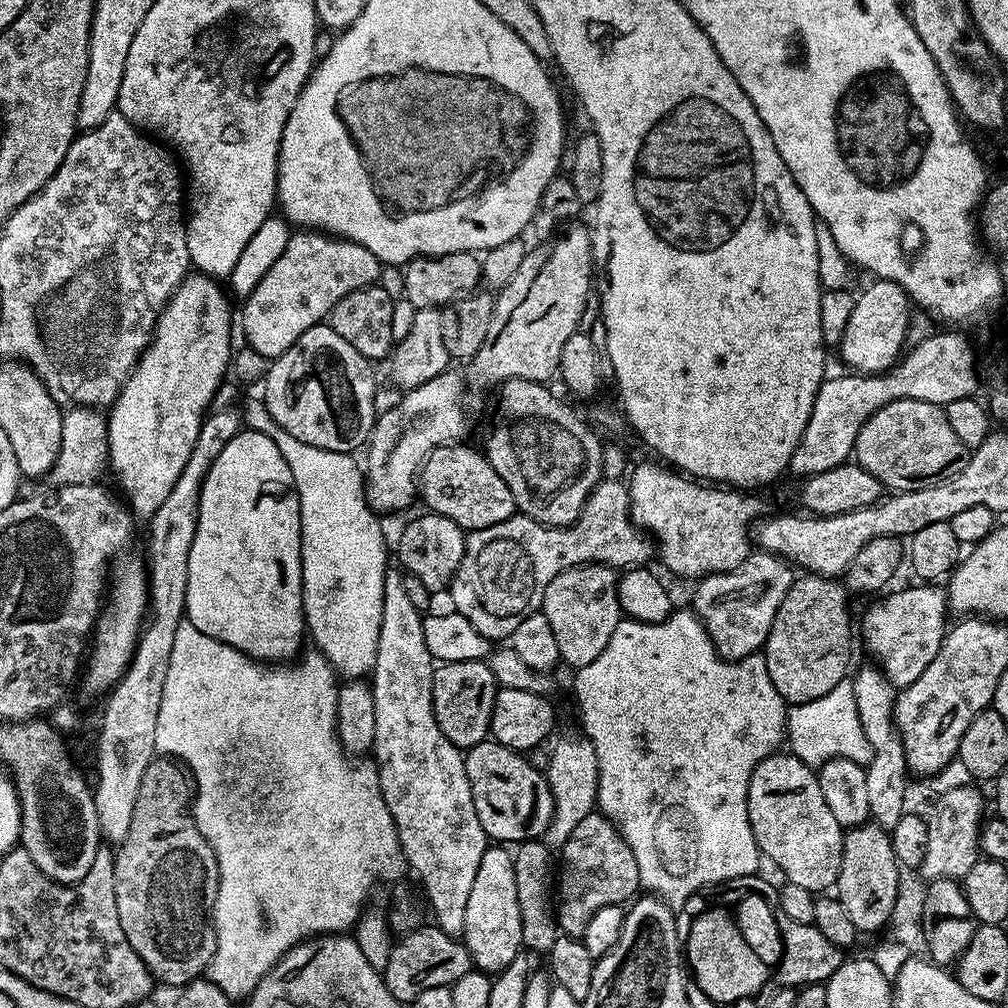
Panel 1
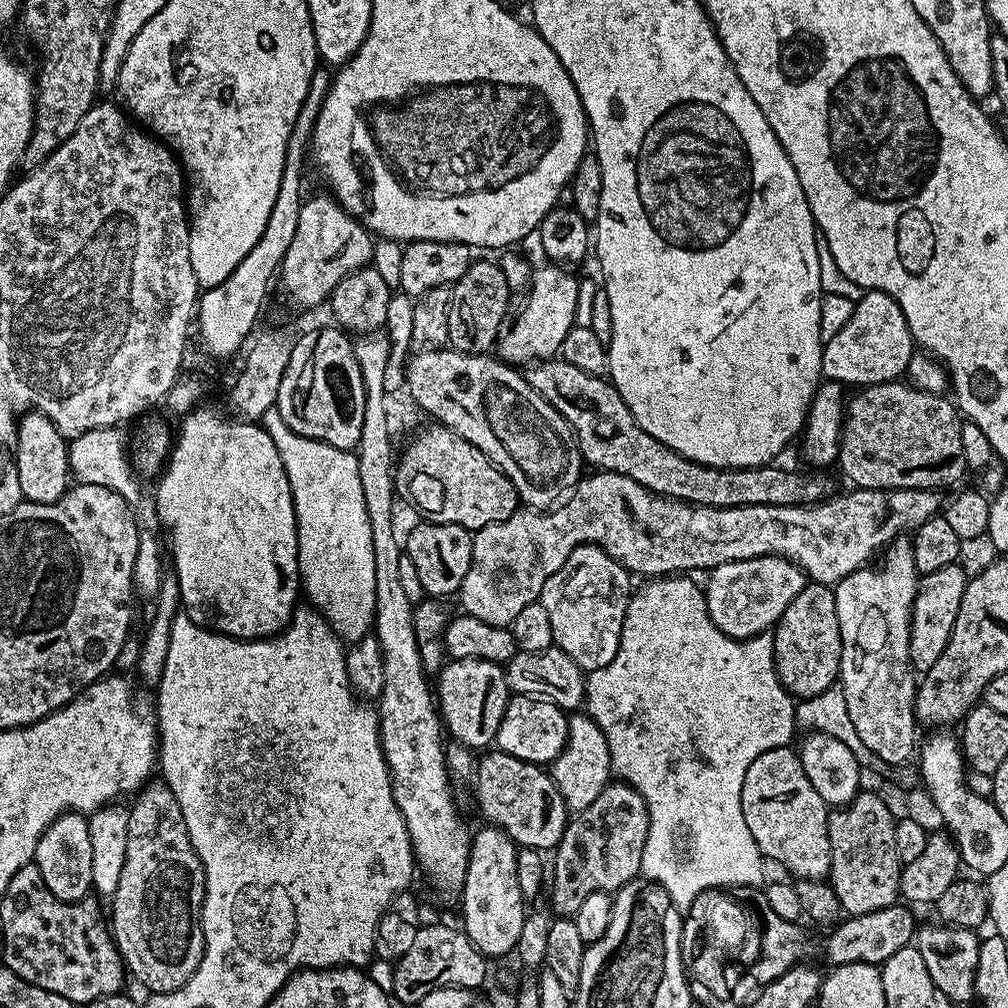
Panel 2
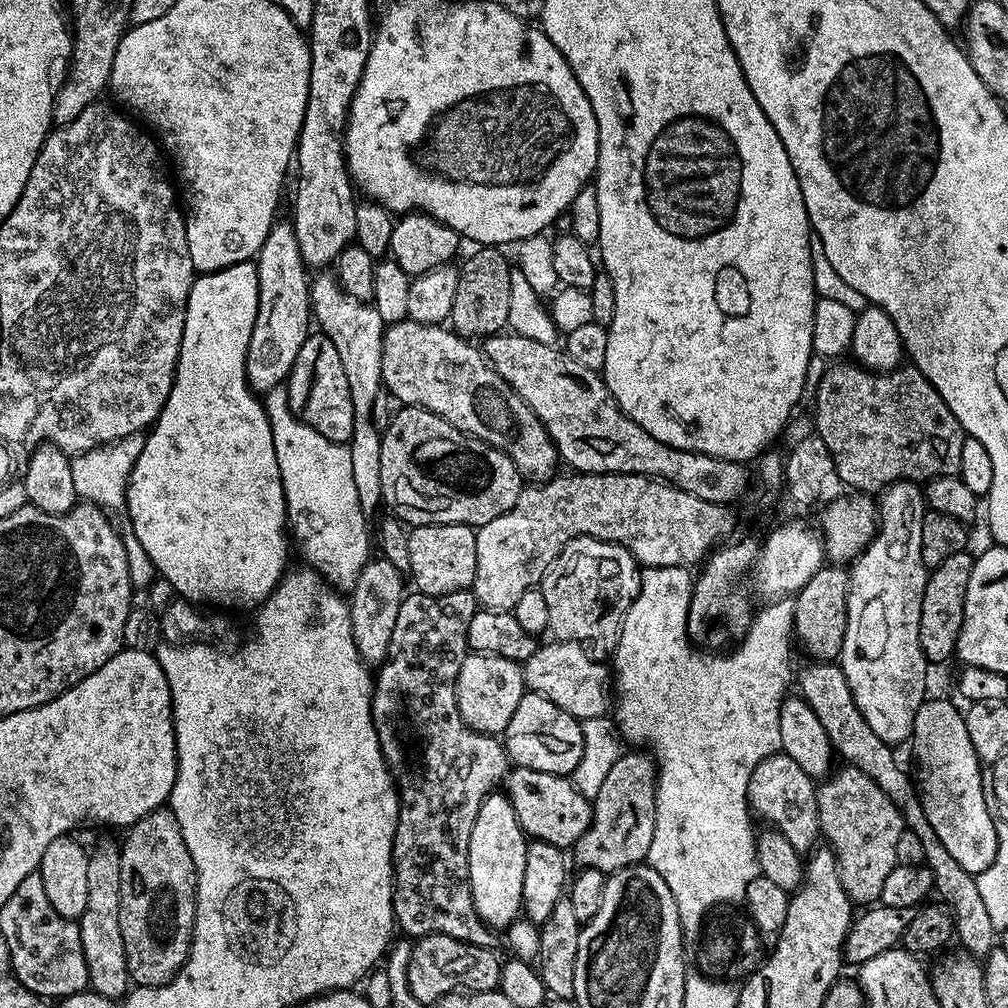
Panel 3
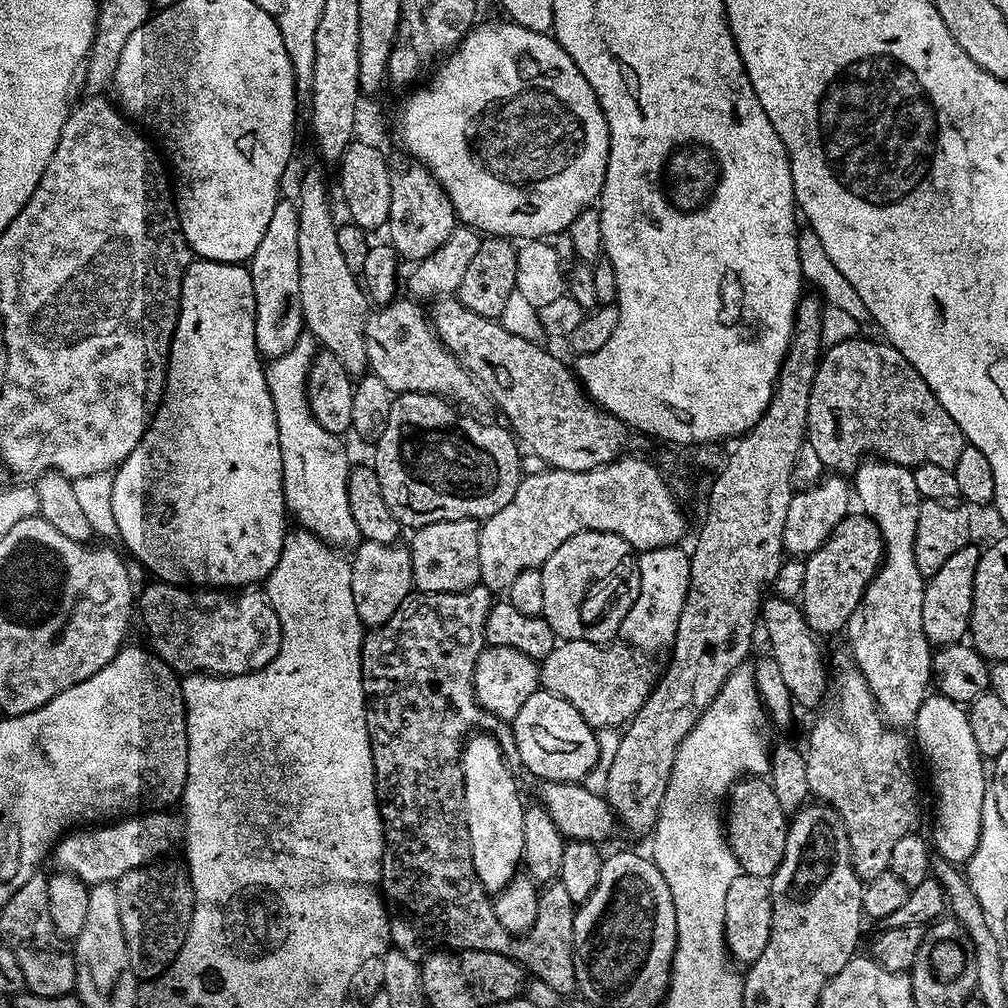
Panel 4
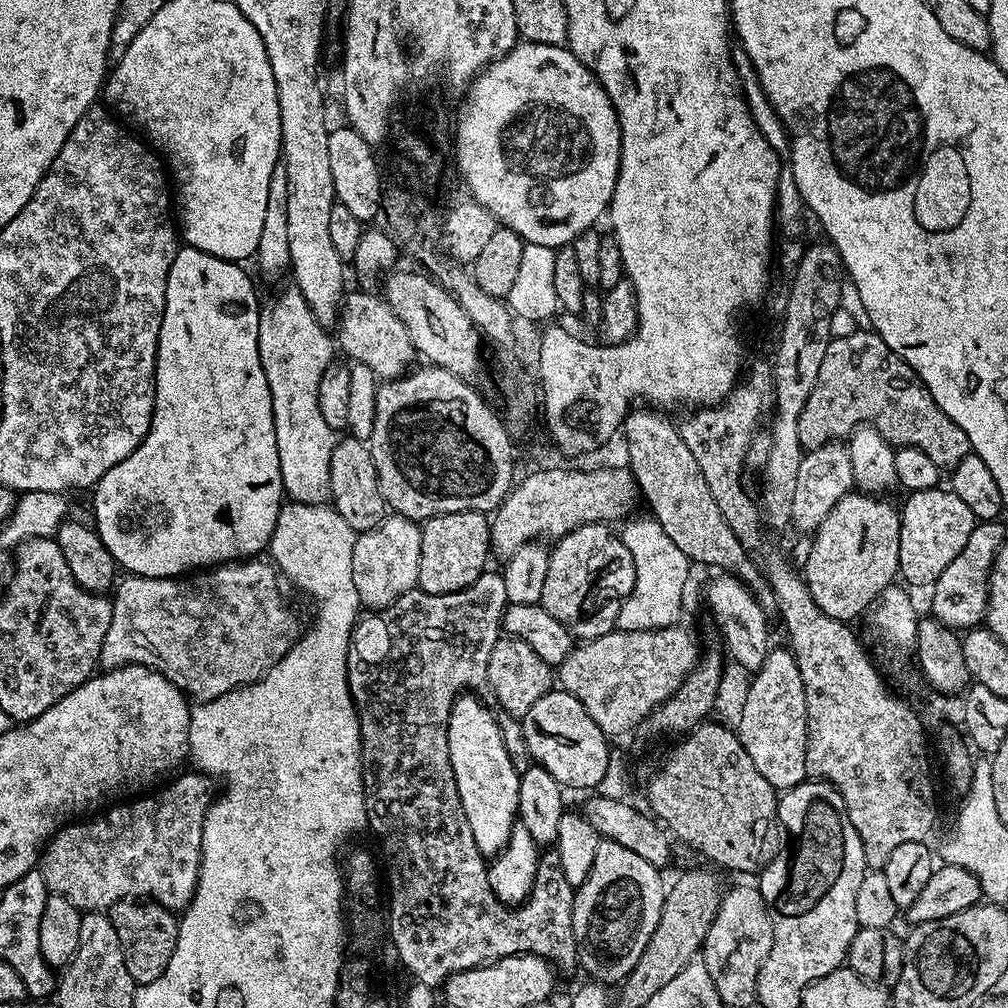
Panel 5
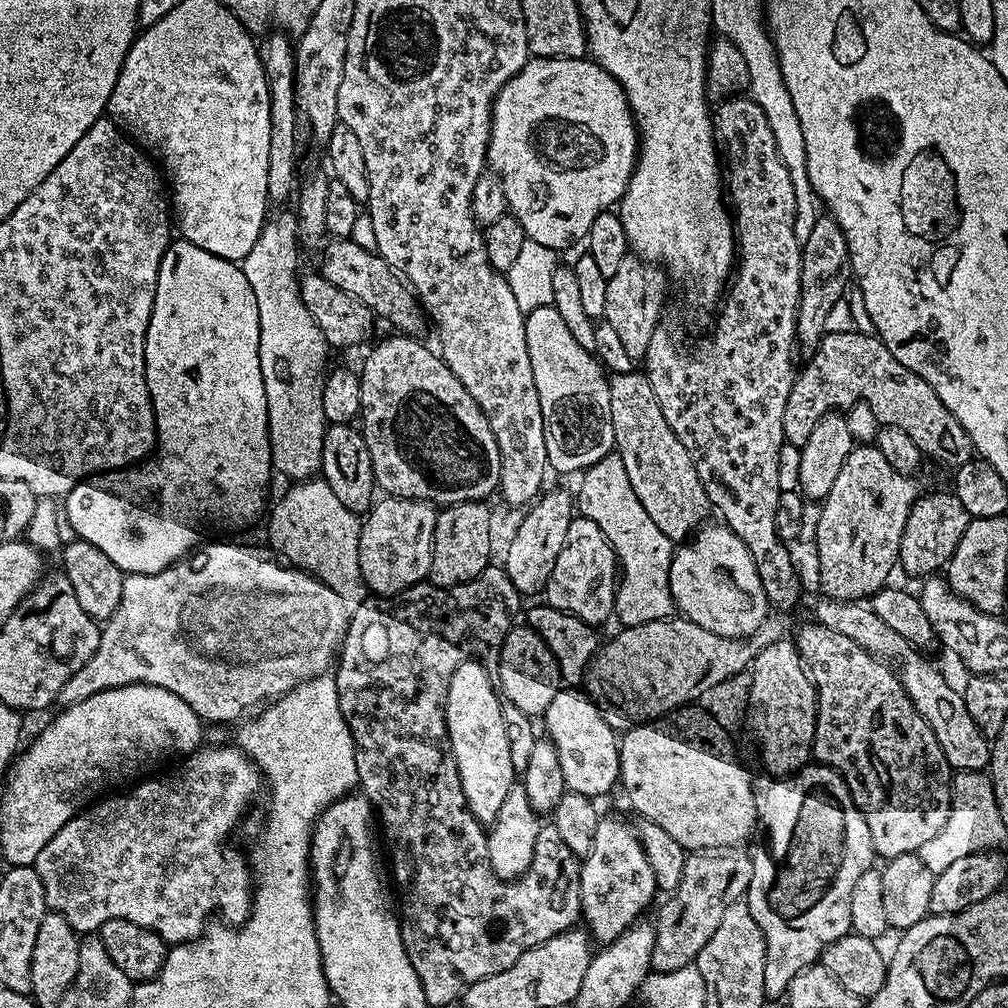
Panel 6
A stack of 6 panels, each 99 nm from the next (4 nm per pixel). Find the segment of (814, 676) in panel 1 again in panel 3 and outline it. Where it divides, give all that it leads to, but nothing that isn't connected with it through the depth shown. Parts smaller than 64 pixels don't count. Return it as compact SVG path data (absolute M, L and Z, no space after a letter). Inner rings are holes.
M825 566L802 586L795 597L794 636L812 660L835 661L842 650L848 617L848 572L840 566Z

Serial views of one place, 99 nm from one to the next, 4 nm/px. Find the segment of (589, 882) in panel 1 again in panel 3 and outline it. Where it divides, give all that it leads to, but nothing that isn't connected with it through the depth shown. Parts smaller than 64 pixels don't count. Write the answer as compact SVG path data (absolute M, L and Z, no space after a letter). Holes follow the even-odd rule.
M628 751L614 762L599 787L597 796L591 799L590 826L586 834L582 834L582 838L578 838L578 842L570 849L571 859L576 859L580 868L593 868L611 874L631 864L647 861L650 842L654 842L658 769L647 751Z

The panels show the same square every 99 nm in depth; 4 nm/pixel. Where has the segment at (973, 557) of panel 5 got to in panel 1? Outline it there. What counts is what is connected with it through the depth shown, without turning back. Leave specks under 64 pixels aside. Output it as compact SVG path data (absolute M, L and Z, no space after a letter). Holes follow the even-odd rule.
M916 582L913 585L913 588L889 591L884 594L889 596L876 598L881 600L874 601L864 616L864 644L870 655L880 659L880 671L897 690L910 686L918 674L934 662L938 650L944 645L944 615L950 612L948 593L943 587L932 582Z

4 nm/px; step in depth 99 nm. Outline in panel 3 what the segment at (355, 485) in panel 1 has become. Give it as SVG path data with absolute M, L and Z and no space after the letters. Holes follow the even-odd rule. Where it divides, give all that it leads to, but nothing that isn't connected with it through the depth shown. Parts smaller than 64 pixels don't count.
M283 387L271 388L266 394L268 421L274 434L274 450L278 458L278 470L284 487L284 501L288 507L286 517L293 541L300 540L300 552L307 563L330 587L337 590L351 590L358 582L358 574L367 566L368 524L358 502L358 489L354 487L354 469L350 466L348 444L330 442L322 438L318 430L306 426L288 408L288 394Z

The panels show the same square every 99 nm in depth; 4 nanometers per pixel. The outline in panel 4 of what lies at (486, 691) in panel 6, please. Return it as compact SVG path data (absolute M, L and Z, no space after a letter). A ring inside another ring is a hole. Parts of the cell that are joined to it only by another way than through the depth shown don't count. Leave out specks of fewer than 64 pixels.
M469 735L463 751L464 813L470 834L470 850L478 882L484 891L497 894L515 878L522 864L522 818L526 807L516 789L517 777L506 770L498 742L492 736Z

